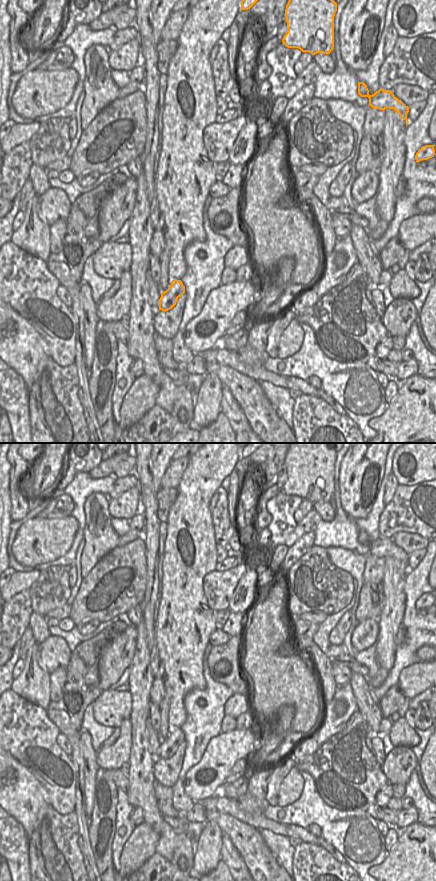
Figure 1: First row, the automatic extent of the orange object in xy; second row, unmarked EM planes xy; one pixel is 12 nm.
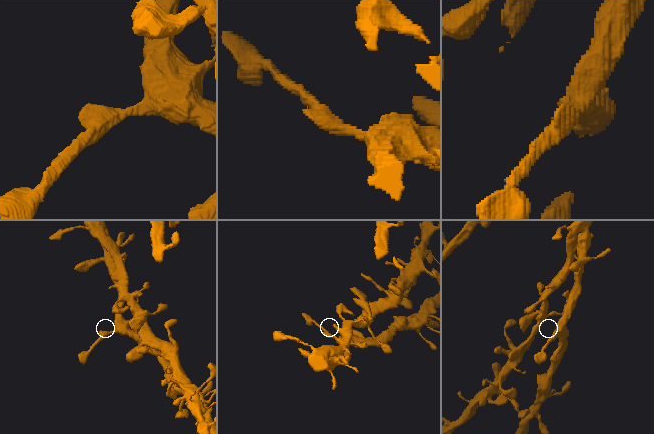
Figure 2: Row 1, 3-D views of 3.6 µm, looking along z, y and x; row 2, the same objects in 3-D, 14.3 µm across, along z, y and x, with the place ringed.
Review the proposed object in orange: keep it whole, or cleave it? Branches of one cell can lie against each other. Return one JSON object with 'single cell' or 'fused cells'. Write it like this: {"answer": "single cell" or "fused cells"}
{"answer": "fused cells"}

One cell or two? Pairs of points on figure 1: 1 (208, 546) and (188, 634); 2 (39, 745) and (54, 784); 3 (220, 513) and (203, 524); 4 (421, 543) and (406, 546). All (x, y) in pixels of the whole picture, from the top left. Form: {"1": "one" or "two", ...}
{"1": "one", "2": "one", "3": "two", "4": "one"}

